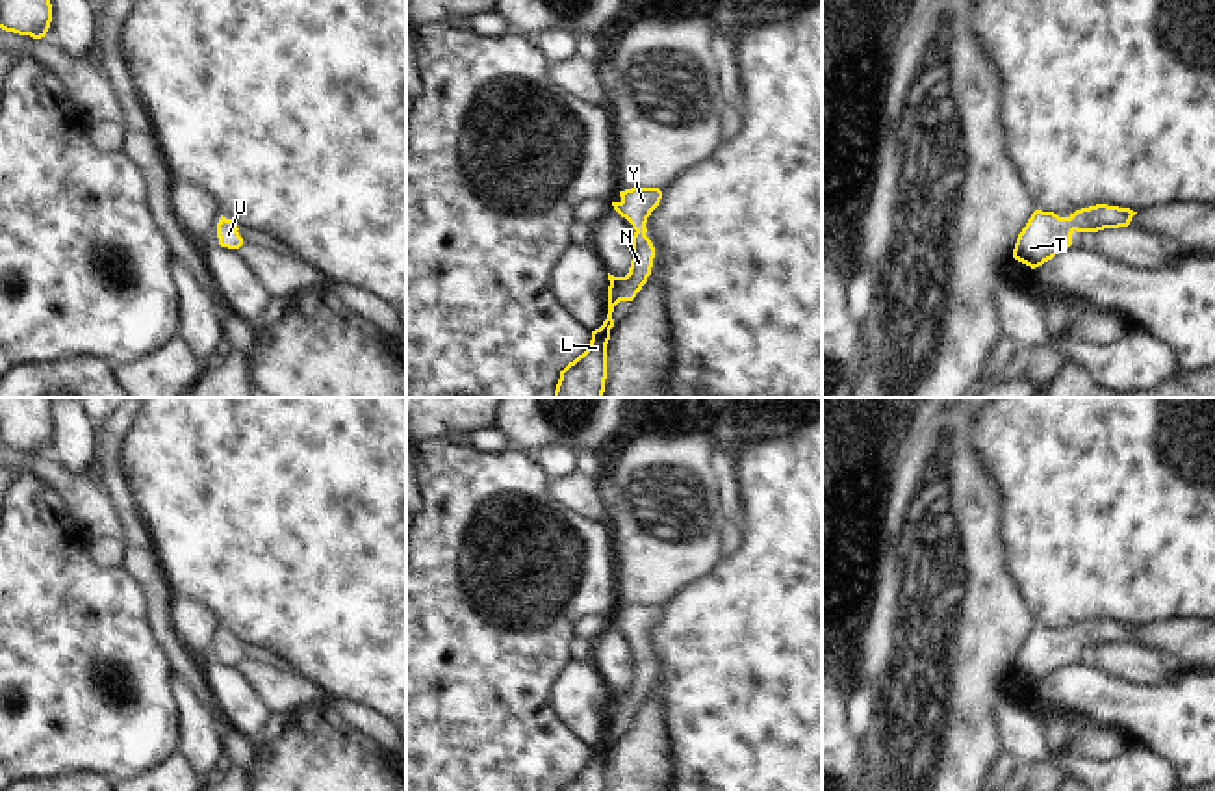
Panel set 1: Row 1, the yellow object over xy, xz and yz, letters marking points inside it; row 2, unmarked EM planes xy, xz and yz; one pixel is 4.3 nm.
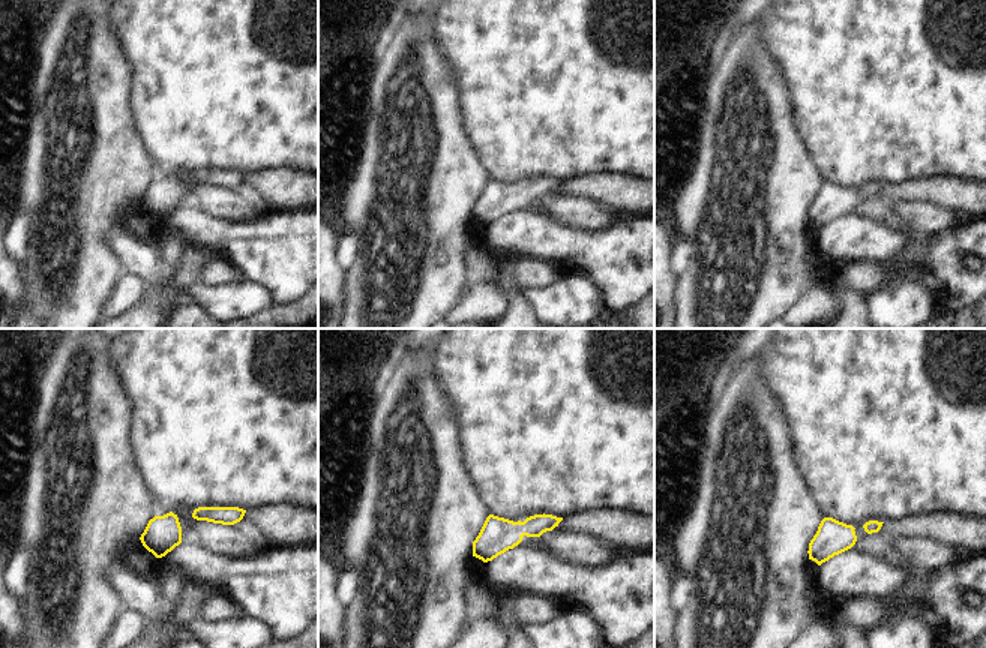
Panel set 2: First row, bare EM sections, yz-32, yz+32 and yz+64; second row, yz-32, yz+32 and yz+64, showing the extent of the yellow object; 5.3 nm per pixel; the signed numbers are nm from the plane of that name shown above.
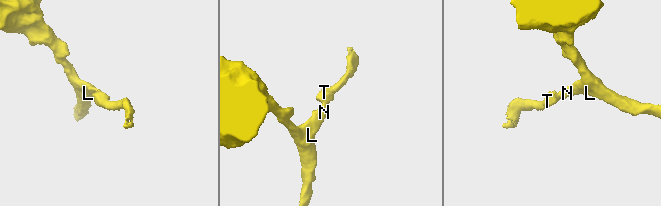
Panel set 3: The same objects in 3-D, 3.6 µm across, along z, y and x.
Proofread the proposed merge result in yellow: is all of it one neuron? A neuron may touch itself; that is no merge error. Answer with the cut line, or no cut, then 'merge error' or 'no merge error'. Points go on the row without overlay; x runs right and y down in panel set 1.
cut none; no merge error

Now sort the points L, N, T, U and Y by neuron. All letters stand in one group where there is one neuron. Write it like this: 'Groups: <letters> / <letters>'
Groups: L N T U Y.

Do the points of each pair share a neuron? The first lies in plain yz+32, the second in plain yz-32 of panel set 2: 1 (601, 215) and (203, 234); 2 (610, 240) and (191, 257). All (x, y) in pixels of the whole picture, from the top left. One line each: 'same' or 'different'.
1: different
2: different

